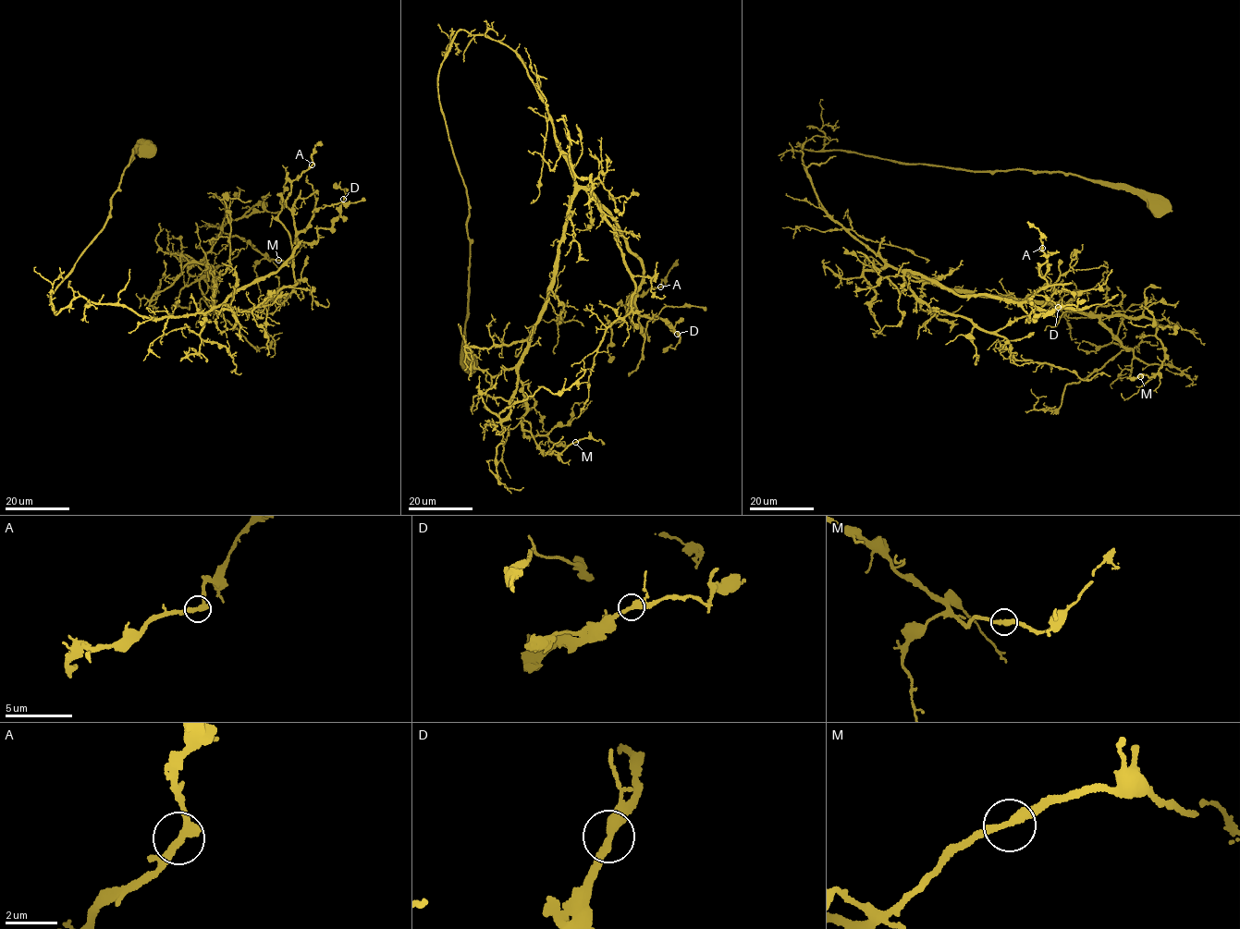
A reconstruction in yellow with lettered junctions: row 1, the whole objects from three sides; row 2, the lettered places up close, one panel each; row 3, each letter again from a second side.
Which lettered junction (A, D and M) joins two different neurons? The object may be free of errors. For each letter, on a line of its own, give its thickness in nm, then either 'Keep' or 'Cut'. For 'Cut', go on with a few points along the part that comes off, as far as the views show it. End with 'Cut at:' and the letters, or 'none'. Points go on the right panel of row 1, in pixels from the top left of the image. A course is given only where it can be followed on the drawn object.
A: Thickness 340 nm. Keep
D: Thickness 360 nm. Keep
M: Thickness 320 nm. Keep
Cut at: none

